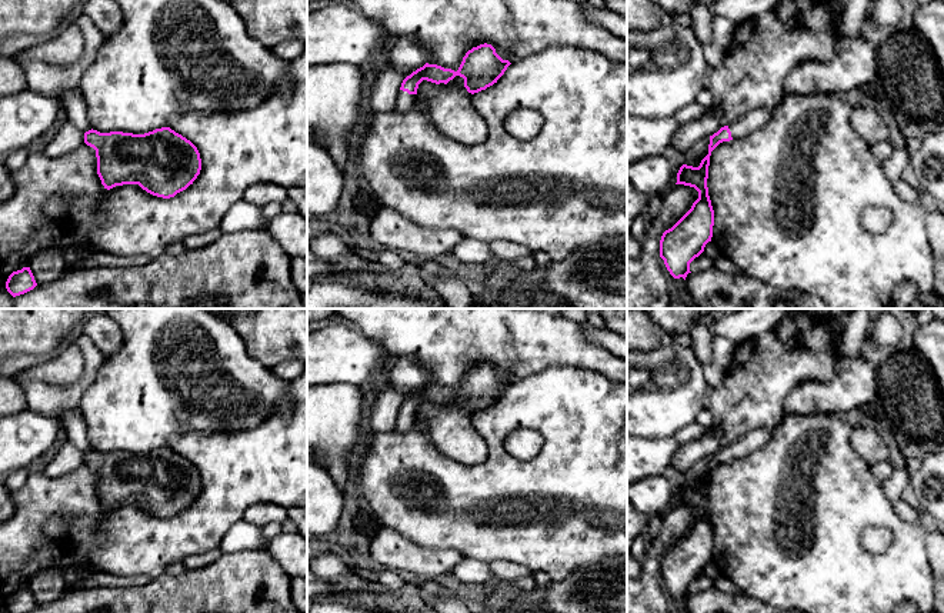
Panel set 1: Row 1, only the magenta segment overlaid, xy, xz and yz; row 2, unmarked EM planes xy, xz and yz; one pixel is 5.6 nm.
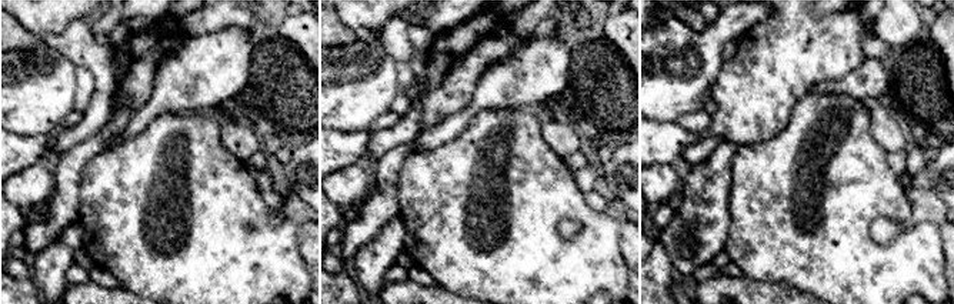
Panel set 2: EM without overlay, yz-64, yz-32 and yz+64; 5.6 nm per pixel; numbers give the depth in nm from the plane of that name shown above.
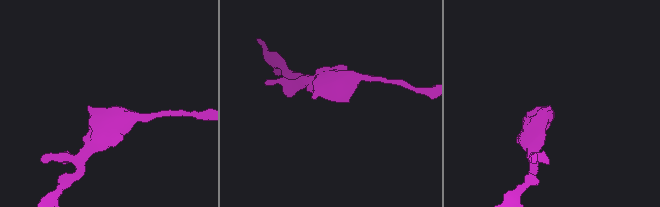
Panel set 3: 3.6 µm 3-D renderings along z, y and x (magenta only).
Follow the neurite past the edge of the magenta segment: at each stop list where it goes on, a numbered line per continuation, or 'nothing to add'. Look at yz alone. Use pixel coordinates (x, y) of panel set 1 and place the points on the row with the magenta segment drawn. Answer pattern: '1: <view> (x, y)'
1: yz (853, 66)

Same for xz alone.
1: xz (404, 100)

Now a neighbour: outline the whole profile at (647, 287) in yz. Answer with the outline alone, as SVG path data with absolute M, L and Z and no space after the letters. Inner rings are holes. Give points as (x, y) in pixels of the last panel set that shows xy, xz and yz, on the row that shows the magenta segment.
M676 184L664 196L664 209L647 221L641 239L641 254L627 257L627 309L668 309L670 294L667 280L658 264L660 240L698 199L694 187Z

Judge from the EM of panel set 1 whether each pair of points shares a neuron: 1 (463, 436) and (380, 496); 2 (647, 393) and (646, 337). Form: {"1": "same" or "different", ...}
{"1": "different", "2": "different"}

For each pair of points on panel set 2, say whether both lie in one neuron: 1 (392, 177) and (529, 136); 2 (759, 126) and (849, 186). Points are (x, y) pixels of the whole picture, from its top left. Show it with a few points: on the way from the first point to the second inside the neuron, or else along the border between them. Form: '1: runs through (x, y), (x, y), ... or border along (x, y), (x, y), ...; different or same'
1: border along (416, 150), (407, 157), (400, 173), (399, 210); different
2: border along (793, 107), (789, 123), (774, 136), (741, 144); different

